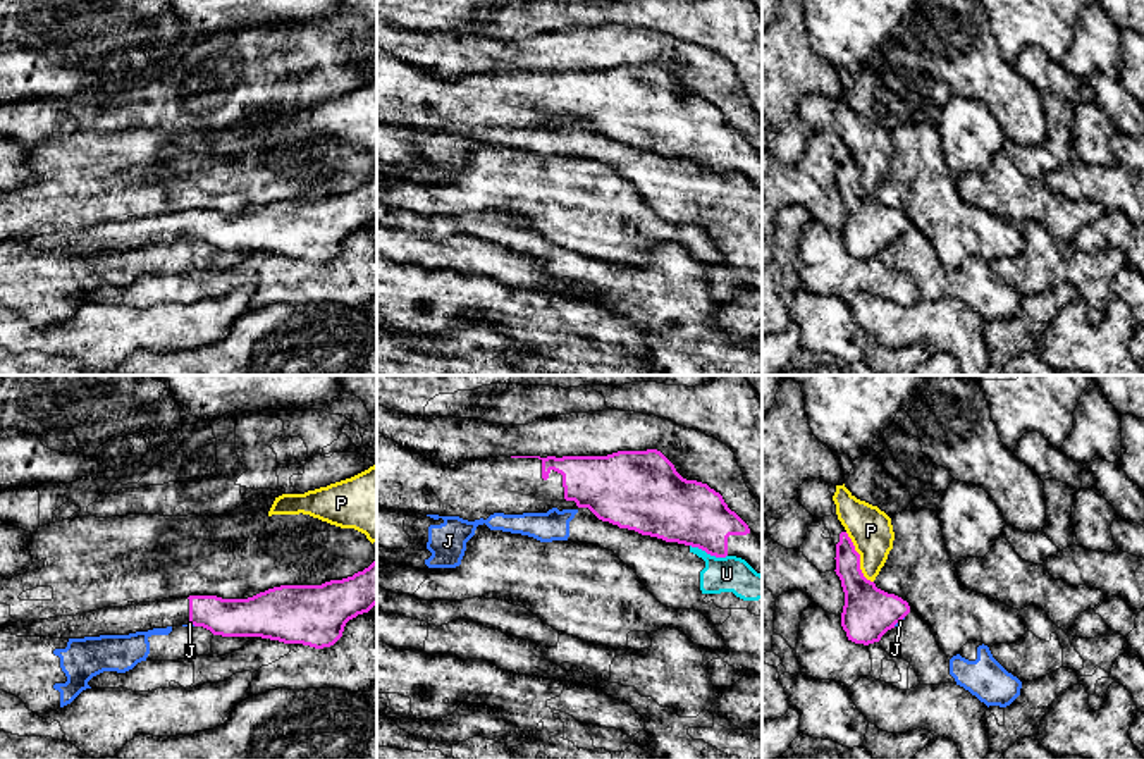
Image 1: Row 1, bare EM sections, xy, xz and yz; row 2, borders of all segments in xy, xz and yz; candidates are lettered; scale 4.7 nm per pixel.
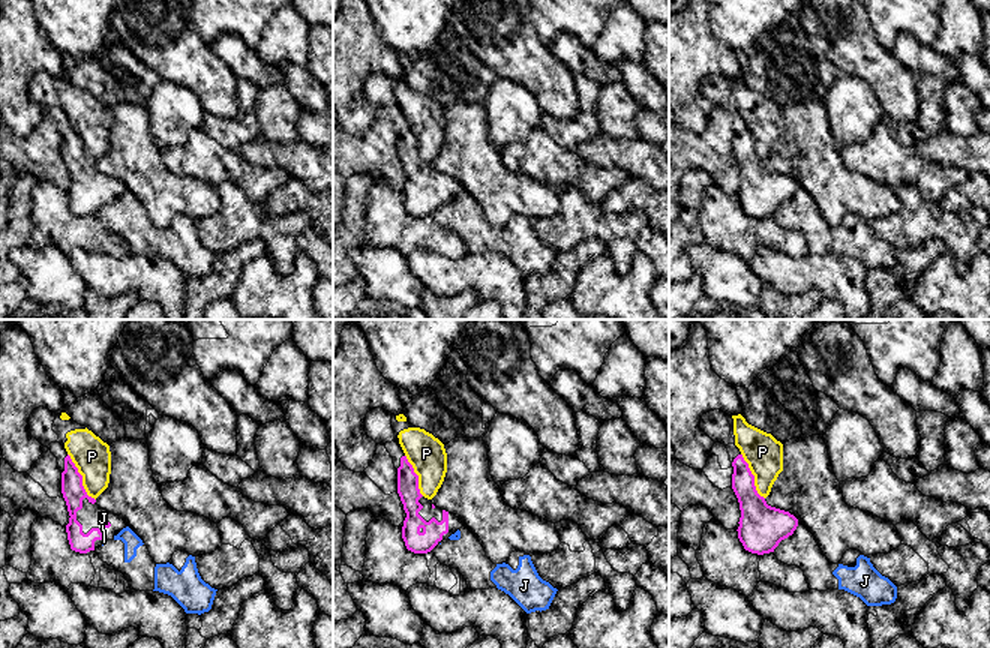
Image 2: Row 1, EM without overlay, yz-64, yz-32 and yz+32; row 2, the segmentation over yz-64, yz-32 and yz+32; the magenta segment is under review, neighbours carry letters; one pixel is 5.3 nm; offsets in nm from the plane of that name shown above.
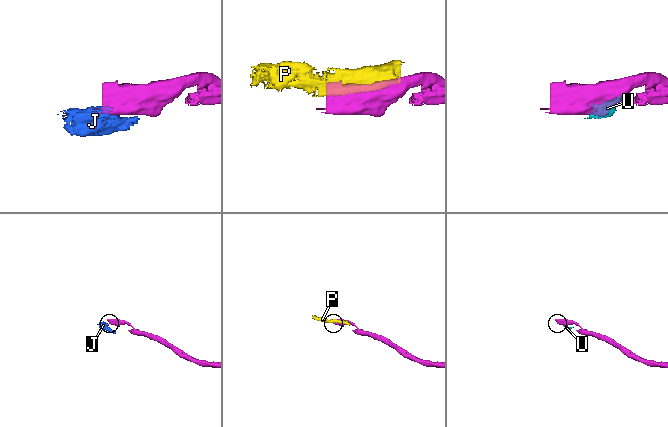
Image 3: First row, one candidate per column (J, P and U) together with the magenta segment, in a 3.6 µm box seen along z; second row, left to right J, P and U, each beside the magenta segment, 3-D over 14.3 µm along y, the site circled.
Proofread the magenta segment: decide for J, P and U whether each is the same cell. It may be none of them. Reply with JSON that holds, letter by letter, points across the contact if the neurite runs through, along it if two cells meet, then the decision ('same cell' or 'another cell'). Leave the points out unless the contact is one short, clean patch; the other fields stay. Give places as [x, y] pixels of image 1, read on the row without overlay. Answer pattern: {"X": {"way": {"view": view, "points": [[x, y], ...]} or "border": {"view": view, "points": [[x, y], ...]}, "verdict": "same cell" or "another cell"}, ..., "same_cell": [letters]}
{"J": {"border": {"view": "yz", "points": [[904, 231], [893, 240]]}, "verdict": "another cell"}, "P": {"verdict": "another cell"}, "U": {"border": {"view": "xz", "points": [[690, 159], [711, 169], [726, 171]]}, "verdict": "another cell"}, "same_cell": []}

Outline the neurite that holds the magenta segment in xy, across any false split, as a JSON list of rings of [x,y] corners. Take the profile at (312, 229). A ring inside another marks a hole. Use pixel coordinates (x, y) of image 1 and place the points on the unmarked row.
[[[377,174],[363,186],[322,200],[280,200],[248,213],[189,210],[139,217],[126,222],[103,222],[76,231],[57,231],[7,239],[17,251],[84,253],[100,250],[129,250],[153,243],[194,239],[222,251],[261,251],[284,258],[303,258],[315,263],[334,260],[349,234],[368,227],[377,219]]]

